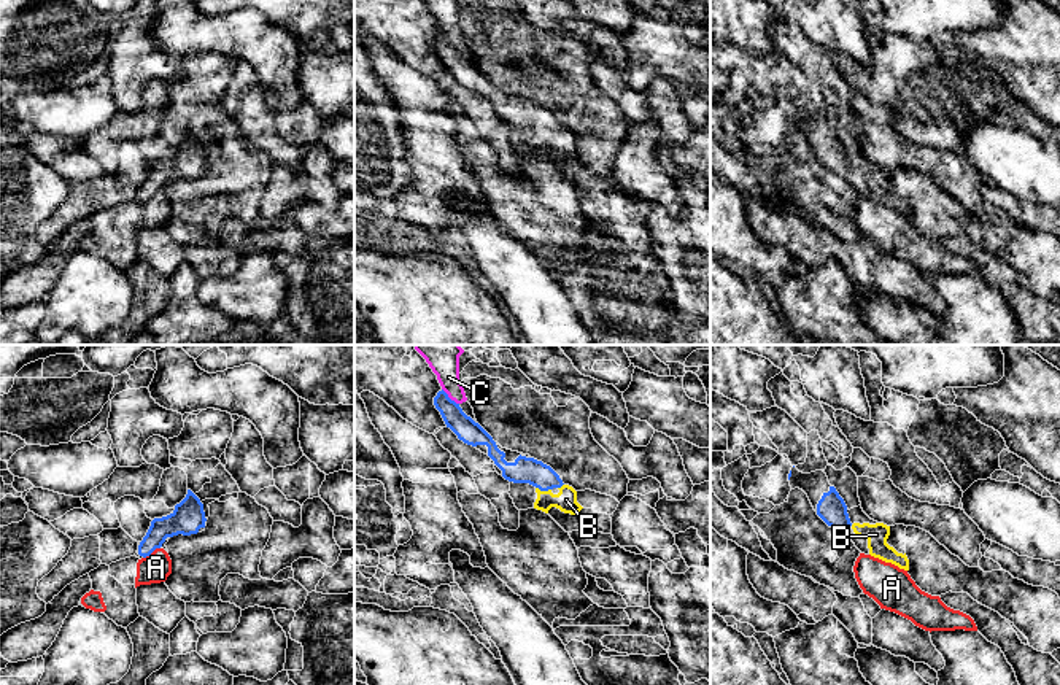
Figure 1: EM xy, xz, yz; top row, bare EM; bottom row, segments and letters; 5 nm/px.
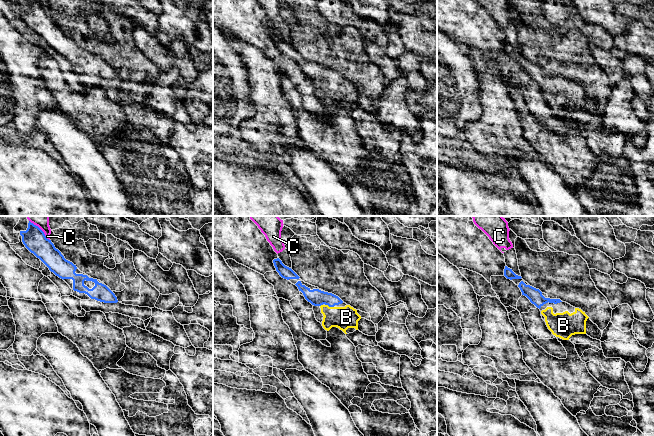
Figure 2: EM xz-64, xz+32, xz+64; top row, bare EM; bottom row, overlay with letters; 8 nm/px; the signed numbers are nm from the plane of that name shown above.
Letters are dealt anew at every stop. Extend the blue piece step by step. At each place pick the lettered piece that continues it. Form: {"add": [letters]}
{"add": ["B"]}

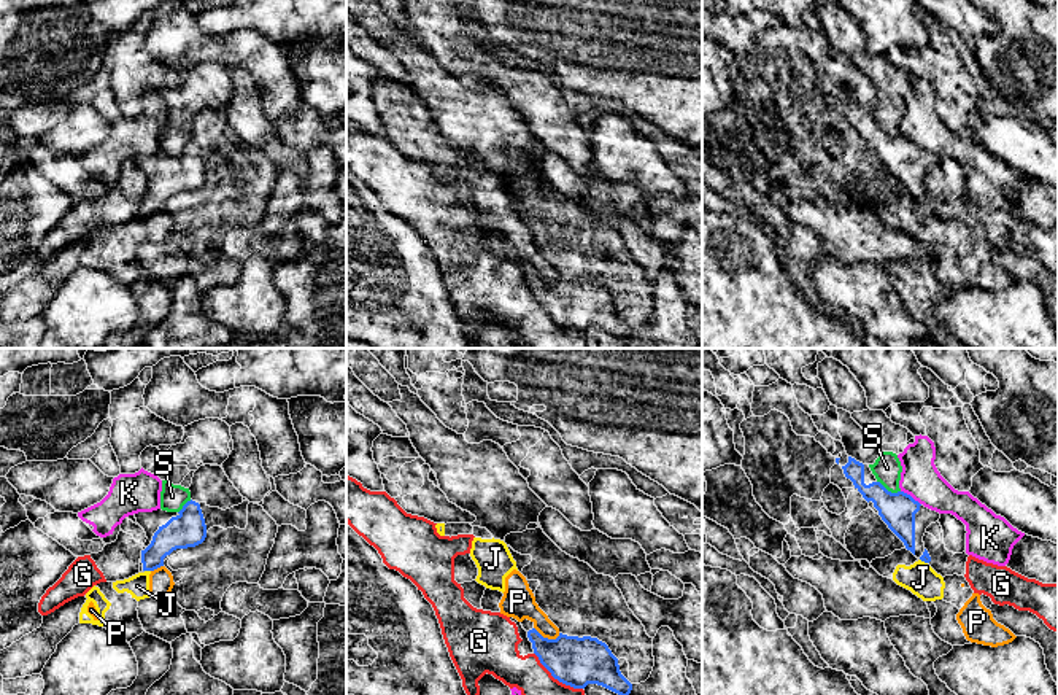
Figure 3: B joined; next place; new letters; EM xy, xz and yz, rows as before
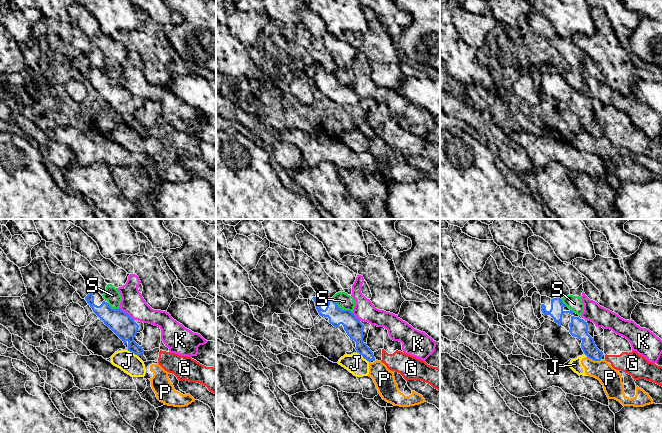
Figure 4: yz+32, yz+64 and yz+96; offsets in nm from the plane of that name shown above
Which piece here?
{"add": []}

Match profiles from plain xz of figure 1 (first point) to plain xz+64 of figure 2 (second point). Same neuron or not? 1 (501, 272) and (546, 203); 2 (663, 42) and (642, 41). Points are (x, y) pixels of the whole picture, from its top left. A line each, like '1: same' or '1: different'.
1: same
2: same

